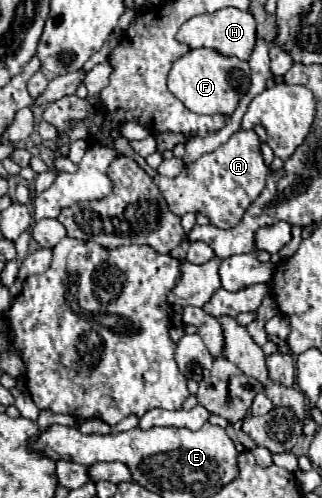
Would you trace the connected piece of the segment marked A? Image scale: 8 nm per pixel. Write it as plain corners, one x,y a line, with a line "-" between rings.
236,131
228,143
220,145
216,151
202,155
192,165
186,165
184,171
170,179
164,175
156,175
154,183
158,185
164,201
168,203
168,209
174,215
186,215
186,213
206,213
210,223
220,229
234,227
246,207
260,195
264,189
268,175
268,167
264,165
262,153
260,153
260,139
254,131

